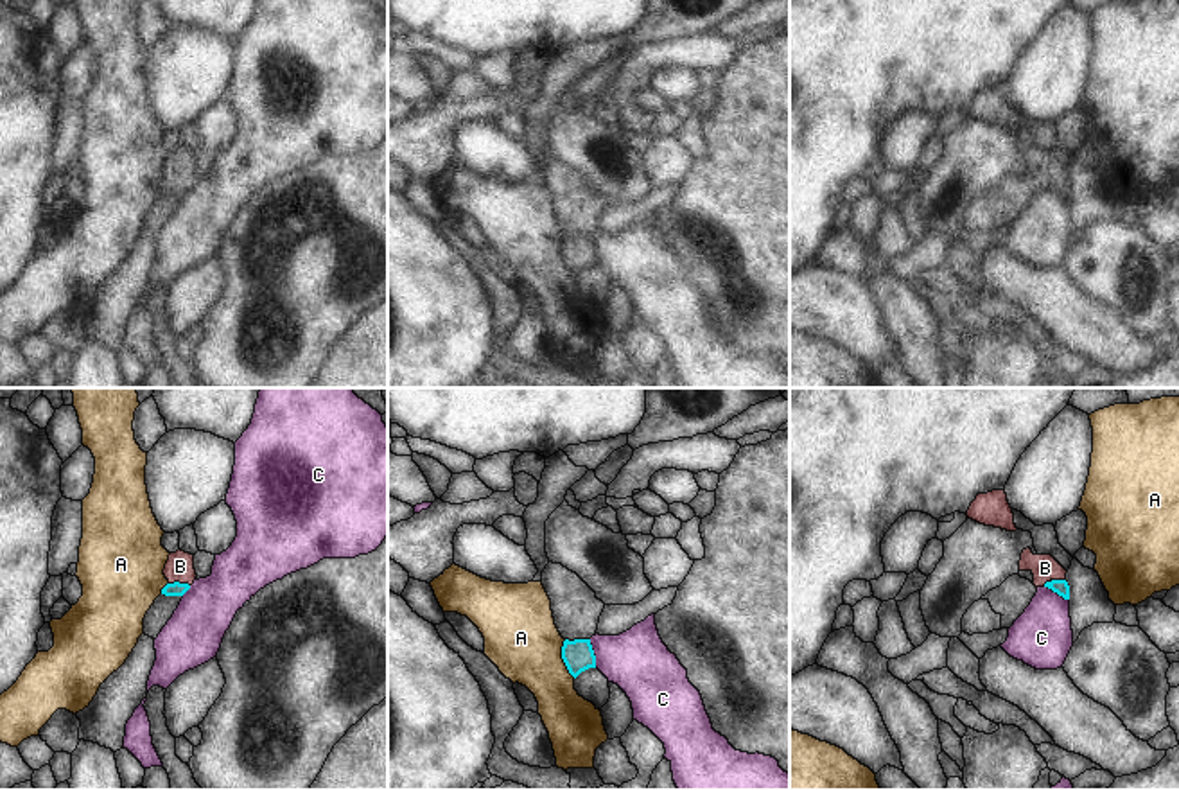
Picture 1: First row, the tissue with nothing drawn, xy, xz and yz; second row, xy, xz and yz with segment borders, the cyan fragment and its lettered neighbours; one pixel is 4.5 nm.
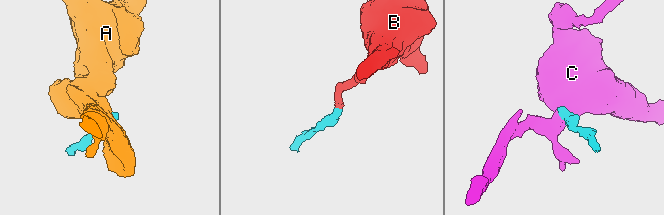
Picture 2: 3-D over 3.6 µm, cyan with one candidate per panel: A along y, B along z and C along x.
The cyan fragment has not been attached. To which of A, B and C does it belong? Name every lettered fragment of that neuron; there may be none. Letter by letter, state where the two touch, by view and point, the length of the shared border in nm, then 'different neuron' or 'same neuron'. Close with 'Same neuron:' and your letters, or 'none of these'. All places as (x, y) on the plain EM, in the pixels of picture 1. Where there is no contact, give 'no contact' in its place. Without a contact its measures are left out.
A: contact xz (562, 255); length 180 nm; different neuron
B: contact xy (178, 180); length 100 nm; same neuron
C: contact xz (593, 252); length 130 nm; different neuron
Same neuron: B

